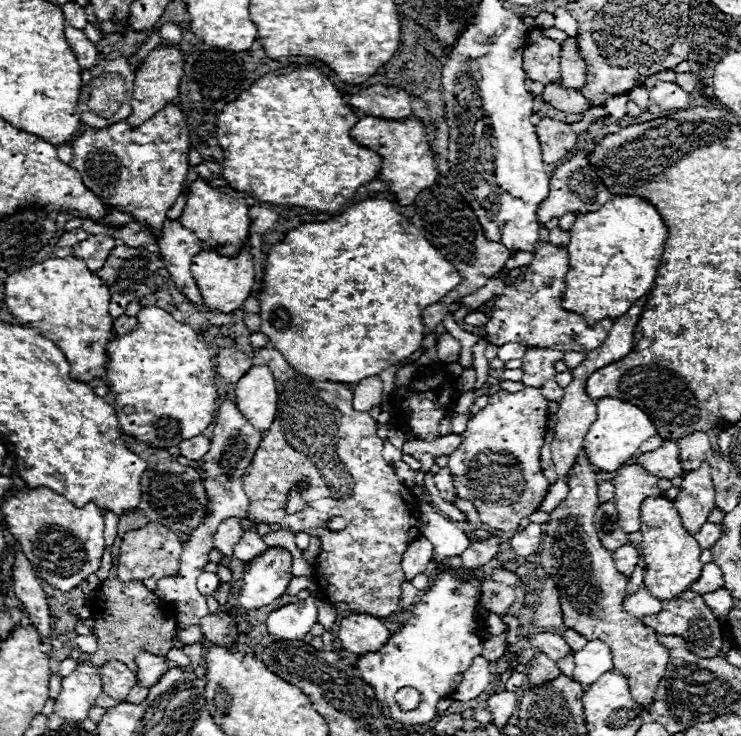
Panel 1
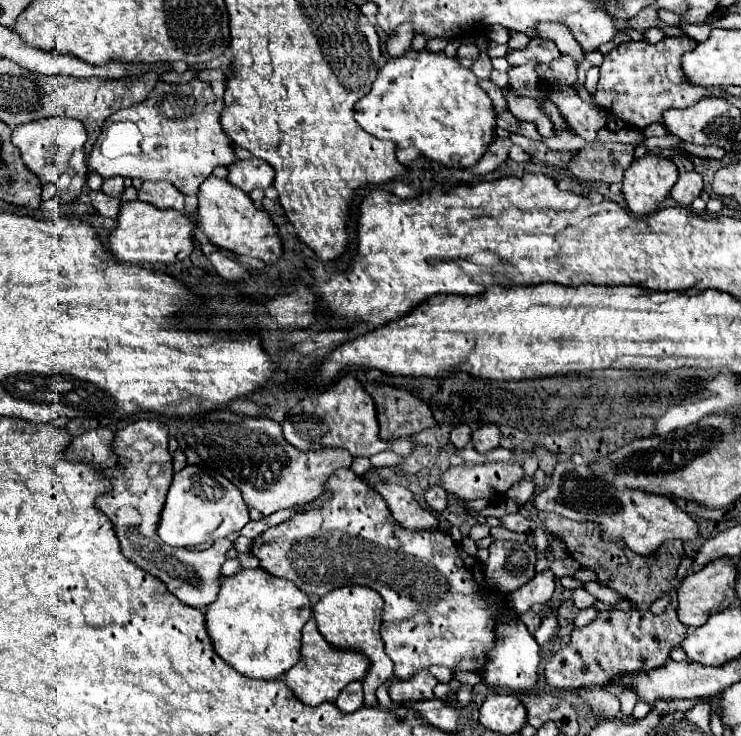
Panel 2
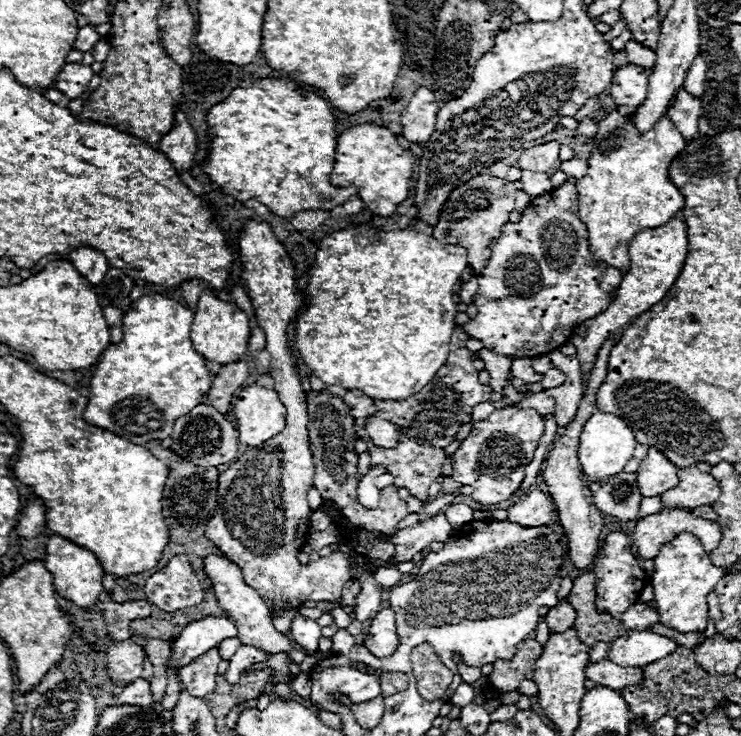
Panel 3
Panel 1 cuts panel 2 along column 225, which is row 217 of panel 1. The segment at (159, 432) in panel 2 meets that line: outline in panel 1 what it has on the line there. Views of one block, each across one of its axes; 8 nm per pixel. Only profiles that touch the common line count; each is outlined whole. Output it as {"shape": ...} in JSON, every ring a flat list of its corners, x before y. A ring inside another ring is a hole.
{"shape":[[582,150,574,158,570,158,568,162,560,164,552,172,552,176,550,176,550,196,538,208,538,220,540,222,548,222,552,218,558,218,560,220,564,214,596,212,610,198,612,198,612,194,606,192,606,186,602,184,602,180,598,180,598,176,594,174,594,170,590,168,590,162,586,158,586,152]]}

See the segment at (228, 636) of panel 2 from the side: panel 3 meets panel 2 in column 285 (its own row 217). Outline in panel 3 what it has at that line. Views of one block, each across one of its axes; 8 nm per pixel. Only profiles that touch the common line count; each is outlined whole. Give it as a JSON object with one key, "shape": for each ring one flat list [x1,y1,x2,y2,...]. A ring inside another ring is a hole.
{"shape":[[618,110,606,114,598,126,596,144,586,160,588,172,576,180,580,198,578,216,590,232,590,252,594,252,594,260,626,274,630,266,628,244,636,232,668,224,670,218,684,208,684,196,668,180,668,166,674,156,684,150,686,140,668,116,662,116,646,134,638,134]]}

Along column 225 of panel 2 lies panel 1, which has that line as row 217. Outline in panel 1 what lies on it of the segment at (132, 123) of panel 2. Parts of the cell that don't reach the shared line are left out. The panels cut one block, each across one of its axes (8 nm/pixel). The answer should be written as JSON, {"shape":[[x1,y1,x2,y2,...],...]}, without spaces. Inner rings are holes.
{"shape":[[168,104,164,110,160,110,156,116,146,120,142,126,132,128,126,124,126,120,112,124,104,130,84,130,82,136,78,136,72,142,72,168,78,170,82,176,82,182,86,188,90,188,94,194,102,196,110,208,116,208,118,212,130,214,136,218,138,224,148,224,148,230,160,238,166,212,174,206,176,198,182,192,182,184,186,180,188,172,188,128,184,128,184,118,178,106]]}

